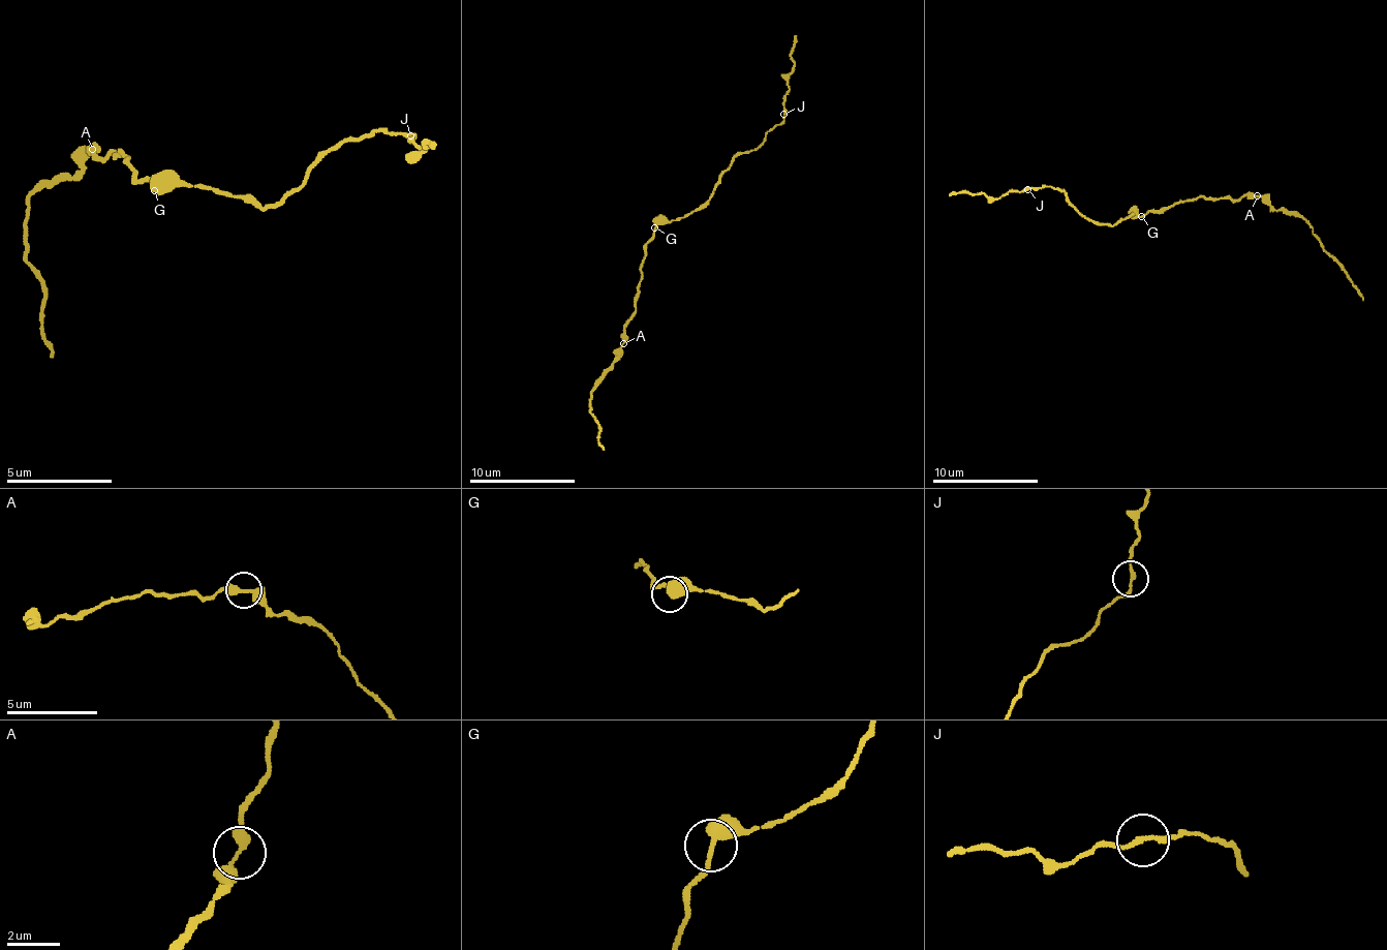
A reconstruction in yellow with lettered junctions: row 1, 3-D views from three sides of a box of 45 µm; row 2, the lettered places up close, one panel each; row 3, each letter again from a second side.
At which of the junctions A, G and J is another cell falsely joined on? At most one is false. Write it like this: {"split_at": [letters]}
{"split_at": []}

